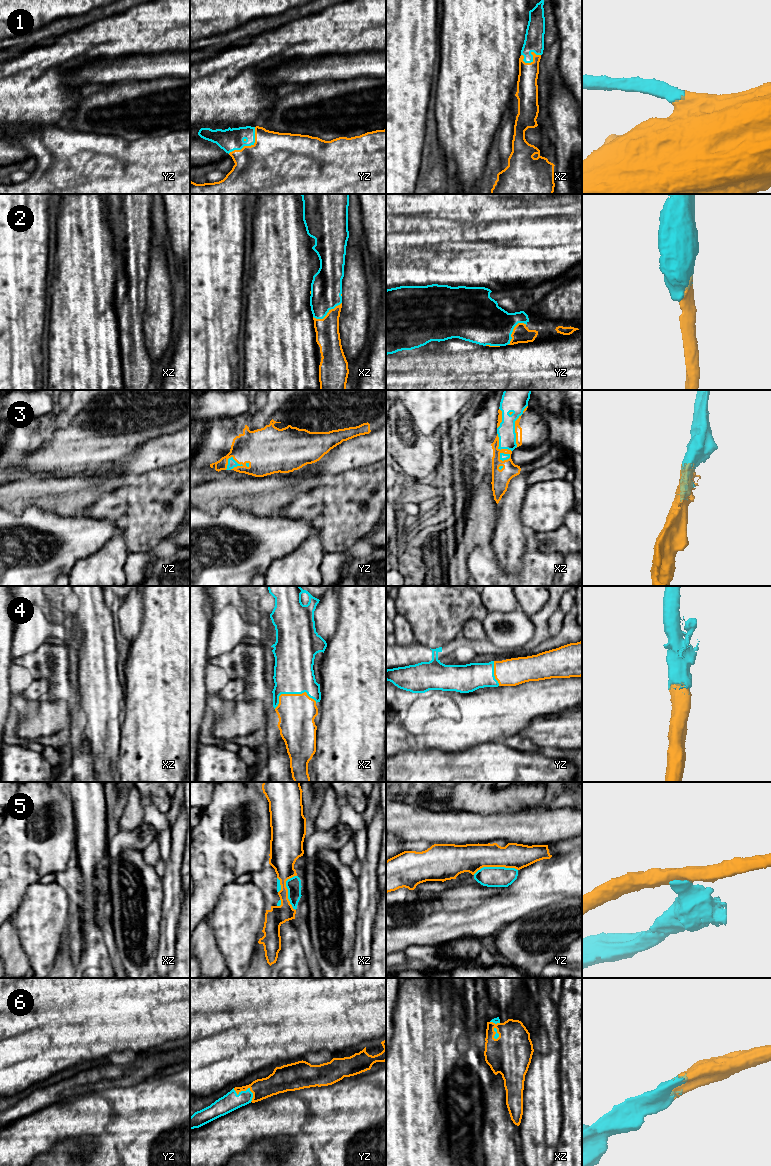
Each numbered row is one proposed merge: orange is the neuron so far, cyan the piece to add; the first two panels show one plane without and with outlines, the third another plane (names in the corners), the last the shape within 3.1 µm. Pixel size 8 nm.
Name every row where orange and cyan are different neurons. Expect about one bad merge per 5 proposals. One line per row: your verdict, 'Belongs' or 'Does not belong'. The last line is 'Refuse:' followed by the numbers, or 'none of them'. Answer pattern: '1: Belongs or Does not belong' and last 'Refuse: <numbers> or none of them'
1: Belongs
2: Belongs
3: Belongs
4: Belongs
5: Does not belong
6: Belongs
Refuse: 5

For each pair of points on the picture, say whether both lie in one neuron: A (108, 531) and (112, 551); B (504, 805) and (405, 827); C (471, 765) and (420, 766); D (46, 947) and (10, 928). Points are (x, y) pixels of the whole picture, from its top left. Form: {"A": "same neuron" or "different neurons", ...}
{"A": "different neurons", "B": "different neurons", "C": "same neuron", "D": "different neurons"}

